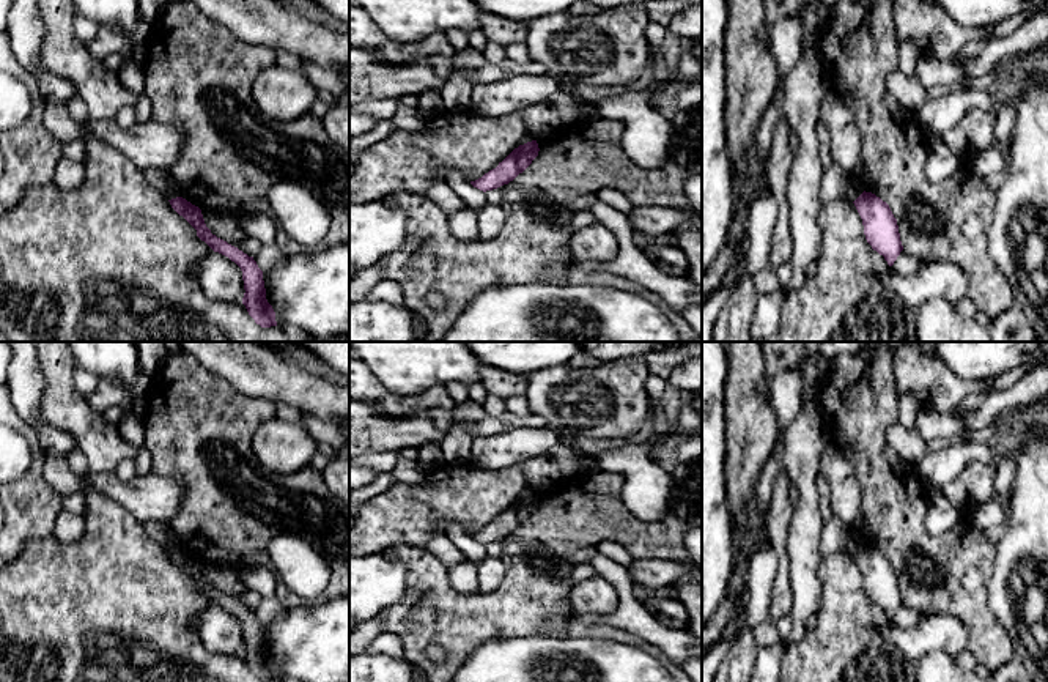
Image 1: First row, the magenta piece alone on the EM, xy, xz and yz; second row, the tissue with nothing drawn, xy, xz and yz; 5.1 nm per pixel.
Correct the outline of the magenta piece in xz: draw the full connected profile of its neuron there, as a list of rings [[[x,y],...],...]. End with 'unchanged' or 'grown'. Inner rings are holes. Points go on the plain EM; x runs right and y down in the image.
[[[537,493],[519,498],[496,521],[470,534],[470,537],[483,545],[508,537],[532,517],[538,504]]] | unchanged

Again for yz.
[[[862,545],[854,554],[862,572],[867,595],[884,610],[889,619],[894,617],[903,603],[897,572],[889,558],[872,545]]] | unchanged

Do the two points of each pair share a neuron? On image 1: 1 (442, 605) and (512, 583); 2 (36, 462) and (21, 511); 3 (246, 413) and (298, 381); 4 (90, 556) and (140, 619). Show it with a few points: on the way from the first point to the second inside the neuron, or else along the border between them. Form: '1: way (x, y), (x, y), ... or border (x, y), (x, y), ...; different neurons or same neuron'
1: way (460, 605), (491, 605), (496, 600); same neuron
2: way (33, 474), (29, 498); same neuron
3: border (232, 386), (249, 396), (269, 399), (274, 404); different neurons
4: way (106, 572), (115, 581), (115, 594), (125, 604); same neuron

